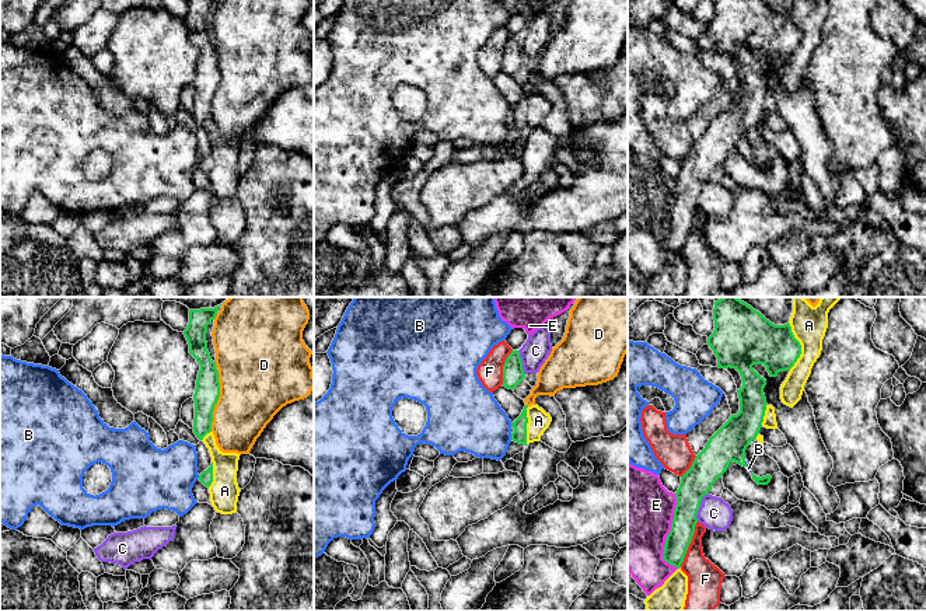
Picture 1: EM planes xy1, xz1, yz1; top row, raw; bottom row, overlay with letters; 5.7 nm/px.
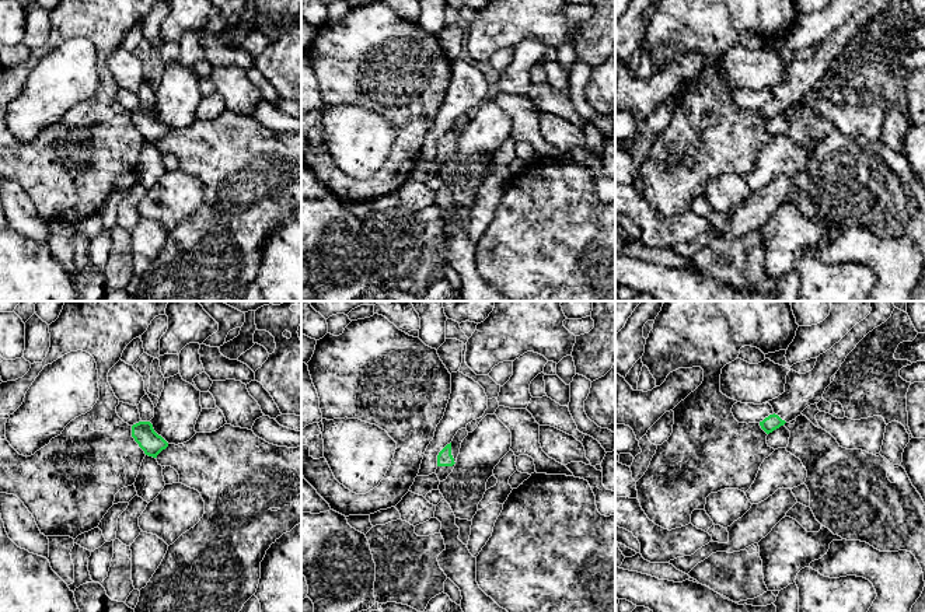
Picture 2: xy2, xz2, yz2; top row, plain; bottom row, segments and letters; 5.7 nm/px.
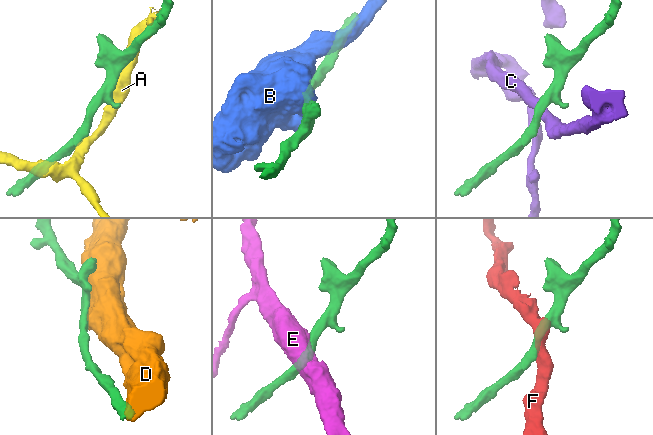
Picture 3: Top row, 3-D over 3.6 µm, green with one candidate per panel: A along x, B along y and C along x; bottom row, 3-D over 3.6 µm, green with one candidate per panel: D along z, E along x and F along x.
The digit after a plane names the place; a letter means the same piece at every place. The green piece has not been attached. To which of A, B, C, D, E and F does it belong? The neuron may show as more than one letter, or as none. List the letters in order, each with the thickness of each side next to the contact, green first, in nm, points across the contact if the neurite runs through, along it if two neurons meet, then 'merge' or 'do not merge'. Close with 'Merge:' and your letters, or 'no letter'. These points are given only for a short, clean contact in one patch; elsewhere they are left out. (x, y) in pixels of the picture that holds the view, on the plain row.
A: 260 nm thick on the green side, 180 nm on the other; do not merge
B: 80 nm thick on the green side, 360 nm on the other; border along xz1 (510, 119), (512, 125); do not merge
C: 180 nm thick on the green side, 180 nm on the other; border along yz1 (708, 178), (702, 184), (696, 206); do not merge
D: 140 nm thick on the green side, 420 nm on the other; do not merge
E: 140 nm thick on the green side, 480 nm on the other; do not merge
F: 140 nm thick on the green side, 200 nm on the other; do not merge
Merge: no letter

